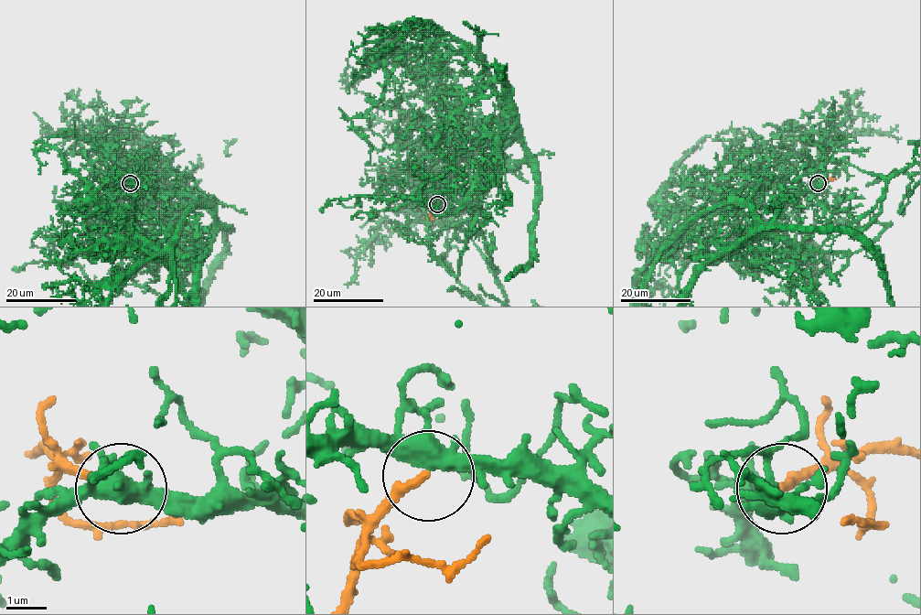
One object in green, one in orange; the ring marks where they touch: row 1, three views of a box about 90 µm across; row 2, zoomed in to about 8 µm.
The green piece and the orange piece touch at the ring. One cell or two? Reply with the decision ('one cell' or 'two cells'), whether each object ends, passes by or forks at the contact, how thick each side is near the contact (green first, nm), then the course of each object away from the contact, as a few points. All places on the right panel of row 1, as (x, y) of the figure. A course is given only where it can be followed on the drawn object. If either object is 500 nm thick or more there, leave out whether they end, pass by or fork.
one cell | green forks | orange ends | 400/240 nm | green via (818, 183), (822, 185), (791, 195), (769, 222), (735, 204), (701, 212), (643, 280), (640, 303)

